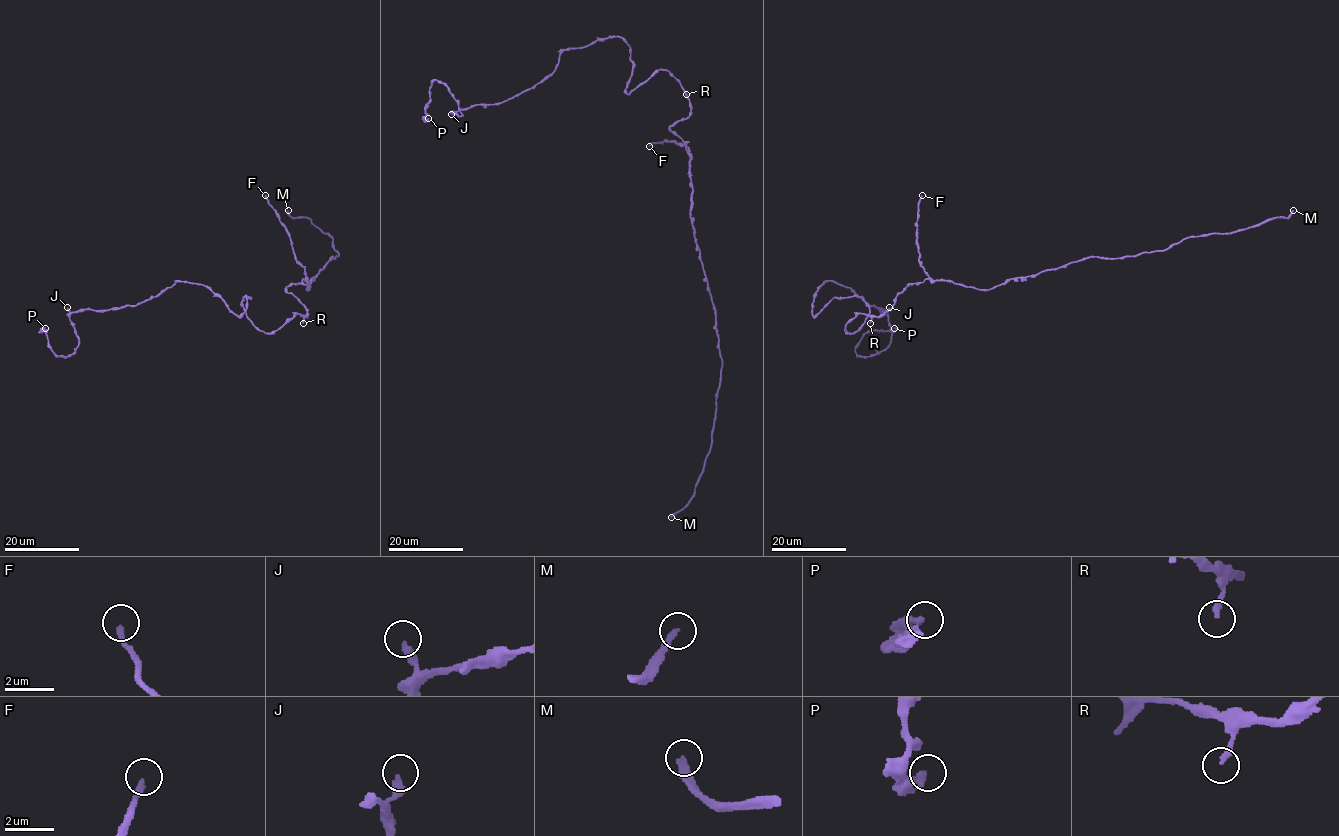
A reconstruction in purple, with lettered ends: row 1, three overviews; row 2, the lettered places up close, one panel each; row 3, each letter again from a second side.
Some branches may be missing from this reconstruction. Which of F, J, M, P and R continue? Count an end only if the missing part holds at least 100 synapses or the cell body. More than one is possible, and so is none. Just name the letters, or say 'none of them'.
F, M

